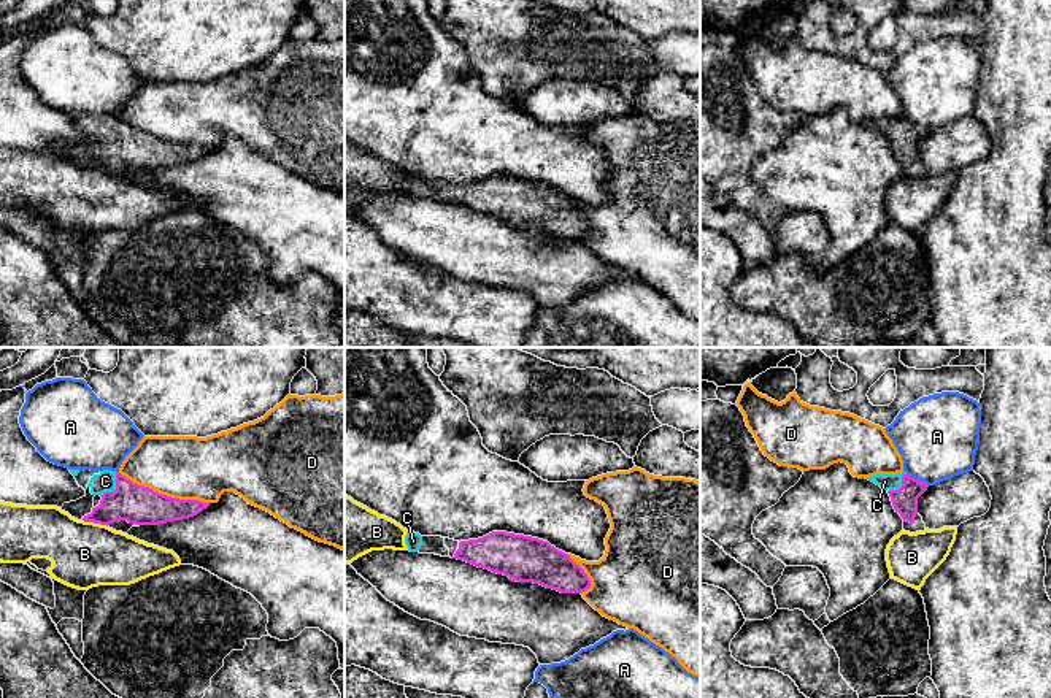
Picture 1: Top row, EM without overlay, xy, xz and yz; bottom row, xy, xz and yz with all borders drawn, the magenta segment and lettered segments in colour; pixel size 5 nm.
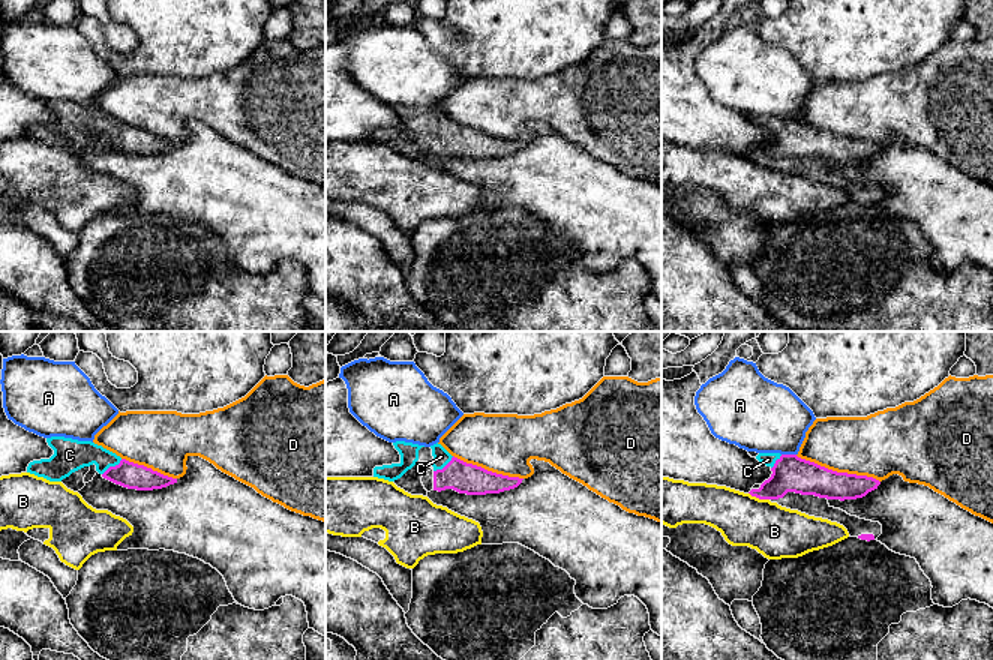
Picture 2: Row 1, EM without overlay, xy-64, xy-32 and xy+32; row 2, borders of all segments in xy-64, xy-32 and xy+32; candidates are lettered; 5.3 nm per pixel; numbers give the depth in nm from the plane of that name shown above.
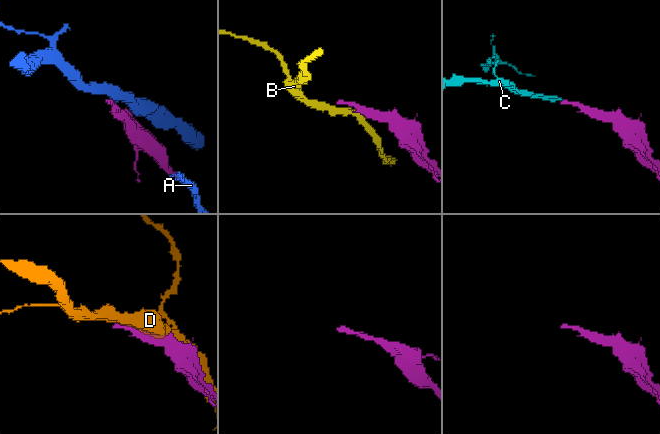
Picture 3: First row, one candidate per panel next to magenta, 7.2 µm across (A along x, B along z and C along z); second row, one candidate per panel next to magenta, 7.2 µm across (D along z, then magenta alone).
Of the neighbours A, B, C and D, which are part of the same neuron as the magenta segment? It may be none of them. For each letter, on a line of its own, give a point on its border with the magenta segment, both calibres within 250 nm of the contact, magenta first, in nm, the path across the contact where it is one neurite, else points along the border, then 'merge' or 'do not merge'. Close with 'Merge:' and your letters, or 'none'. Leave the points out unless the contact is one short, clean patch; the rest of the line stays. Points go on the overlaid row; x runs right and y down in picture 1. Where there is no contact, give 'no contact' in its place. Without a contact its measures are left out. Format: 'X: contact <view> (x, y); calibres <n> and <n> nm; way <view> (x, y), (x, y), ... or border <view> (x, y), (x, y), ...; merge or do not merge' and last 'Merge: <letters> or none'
A: contact yz (916, 479); calibres 130 and 420 nm; do not merge
B: contact xy (96, 522); calibres 200 and 340 nm; border xy (83, 519), (107, 527); do not merge
C: contact xy (116, 489); calibres 200 and 100 nm; merge
D: contact xy (164, 495); calibres 200 and 320 nm; do not merge
Merge: C

